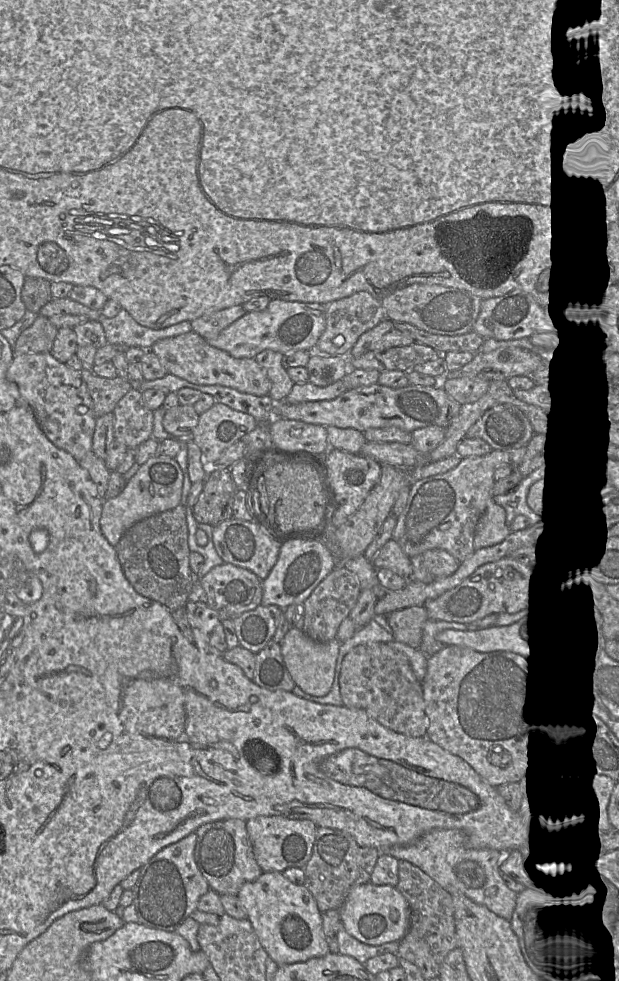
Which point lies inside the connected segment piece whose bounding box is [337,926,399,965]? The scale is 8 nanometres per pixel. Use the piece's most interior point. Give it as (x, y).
(348, 945)

